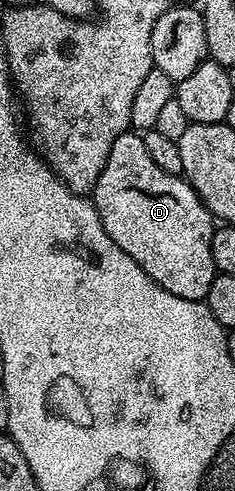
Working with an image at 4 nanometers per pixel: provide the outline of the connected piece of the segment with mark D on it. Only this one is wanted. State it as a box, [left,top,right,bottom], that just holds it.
[93,133,217,301]

